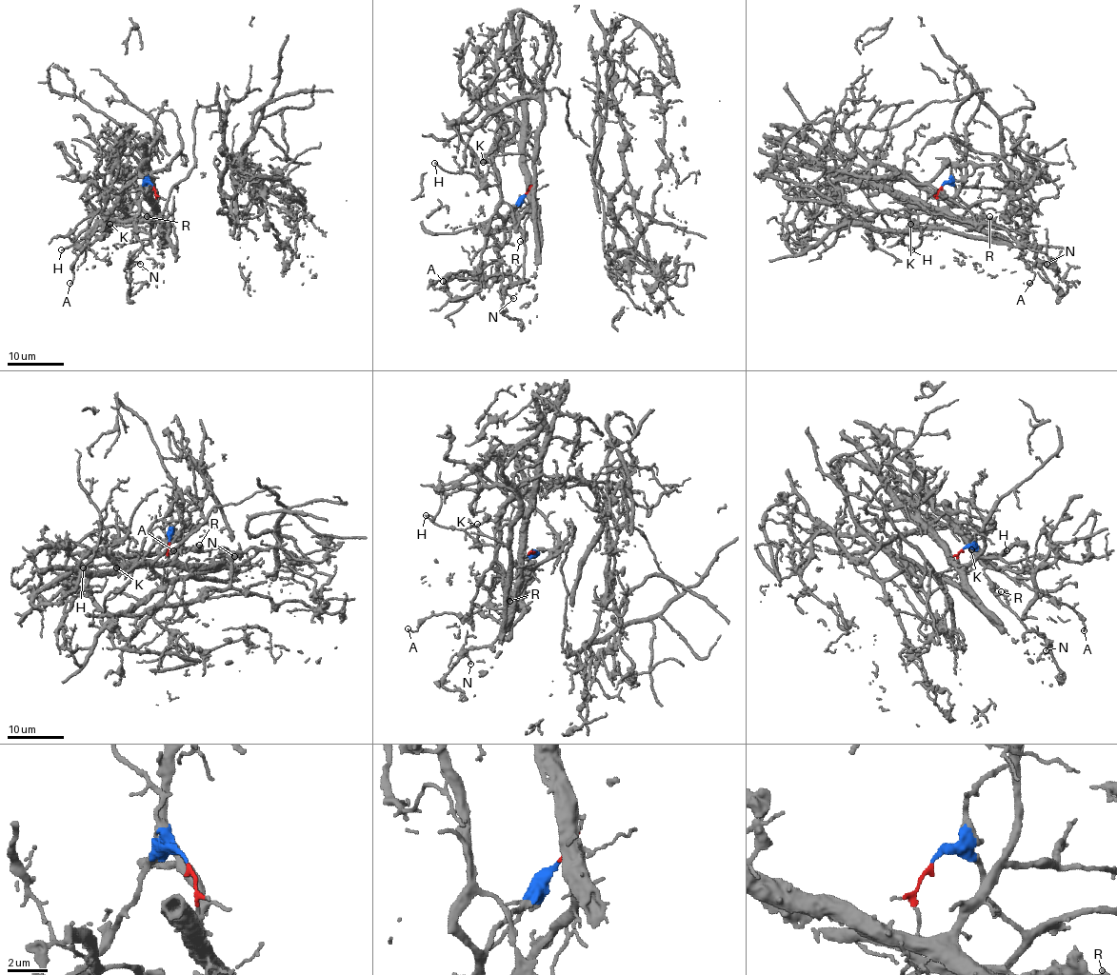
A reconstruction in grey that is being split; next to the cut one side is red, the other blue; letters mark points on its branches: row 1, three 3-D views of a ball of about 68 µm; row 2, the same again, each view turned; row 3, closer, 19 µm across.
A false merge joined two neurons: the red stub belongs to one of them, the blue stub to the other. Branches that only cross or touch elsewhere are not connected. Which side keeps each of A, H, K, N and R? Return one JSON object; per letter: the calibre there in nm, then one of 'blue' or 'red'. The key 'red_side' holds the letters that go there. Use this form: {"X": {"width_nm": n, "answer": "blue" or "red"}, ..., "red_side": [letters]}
{"A": {"width_nm": 120, "answer": "blue"}, "H": {"width_nm": 120, "answer": "blue"}, "K": {"width_nm": 110, "answer": "blue"}, "N": {"width_nm": 120, "answer": "blue"}, "R": {"width_nm": 190, "answer": "blue"}, "red_side": []}

